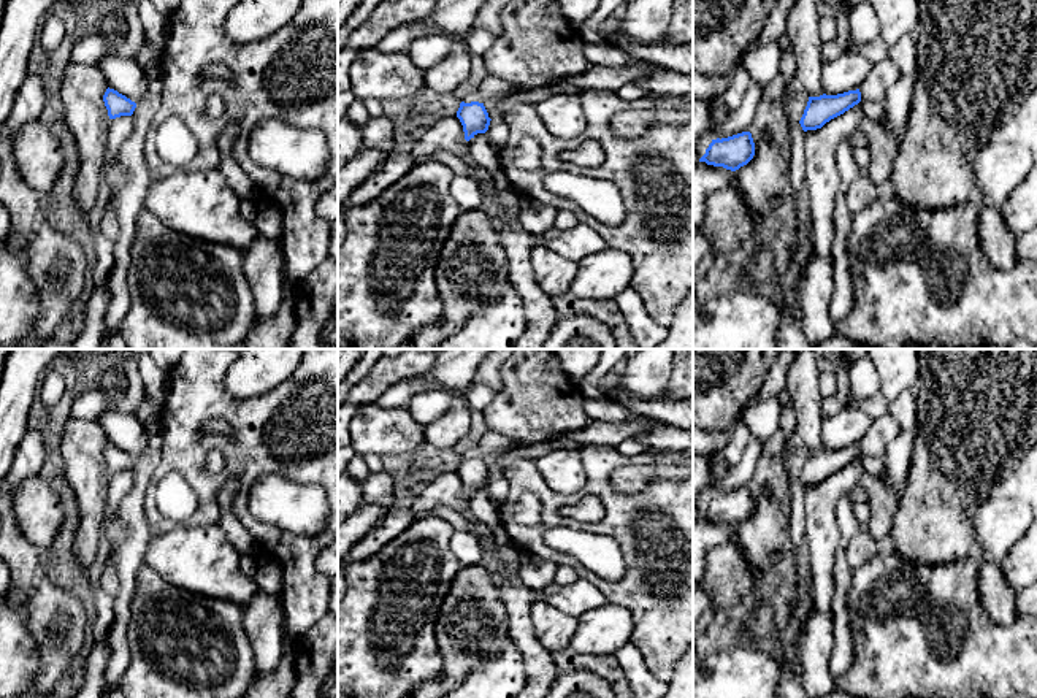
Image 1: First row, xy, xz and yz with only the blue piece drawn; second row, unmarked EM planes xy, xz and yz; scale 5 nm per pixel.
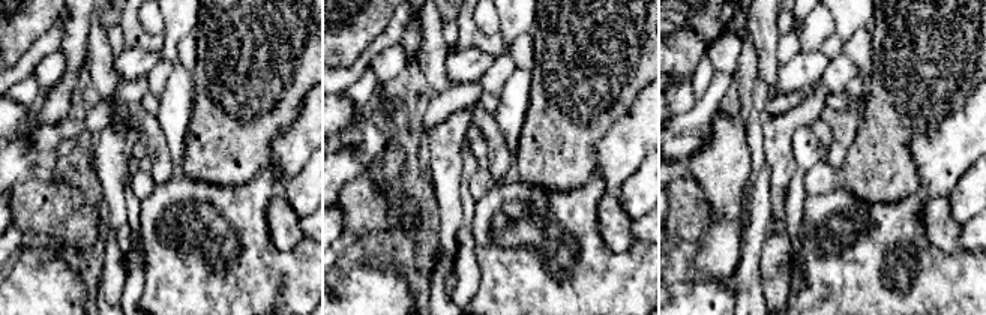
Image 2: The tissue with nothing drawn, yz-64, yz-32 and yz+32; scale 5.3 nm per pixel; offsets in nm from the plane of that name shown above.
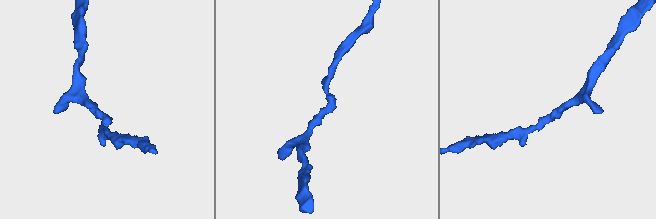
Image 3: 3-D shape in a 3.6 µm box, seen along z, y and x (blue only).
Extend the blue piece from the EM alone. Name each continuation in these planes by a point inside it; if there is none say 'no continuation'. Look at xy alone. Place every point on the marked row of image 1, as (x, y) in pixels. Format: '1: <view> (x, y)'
no continuation

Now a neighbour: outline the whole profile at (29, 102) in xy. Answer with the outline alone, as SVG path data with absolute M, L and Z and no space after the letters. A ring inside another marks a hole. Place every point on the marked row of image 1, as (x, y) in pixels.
M27 73L16 92L13 109L6 119L5 132L16 133L27 122L38 121L44 108L44 87L38 75Z

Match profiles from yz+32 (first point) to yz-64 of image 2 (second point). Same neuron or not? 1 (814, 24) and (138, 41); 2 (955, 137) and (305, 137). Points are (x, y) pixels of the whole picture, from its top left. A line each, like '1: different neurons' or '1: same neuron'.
1: different neurons
2: same neuron

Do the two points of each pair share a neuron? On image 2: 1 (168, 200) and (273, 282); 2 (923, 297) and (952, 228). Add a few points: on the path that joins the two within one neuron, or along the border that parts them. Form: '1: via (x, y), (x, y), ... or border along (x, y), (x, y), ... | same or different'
1: via (195, 222), (210, 225), (243, 272) | same
2: border along (922, 222), (932, 245), (946, 252), (959, 251) | different

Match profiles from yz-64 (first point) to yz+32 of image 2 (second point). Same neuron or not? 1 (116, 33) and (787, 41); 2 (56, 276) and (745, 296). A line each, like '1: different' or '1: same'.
1: different
2: different

